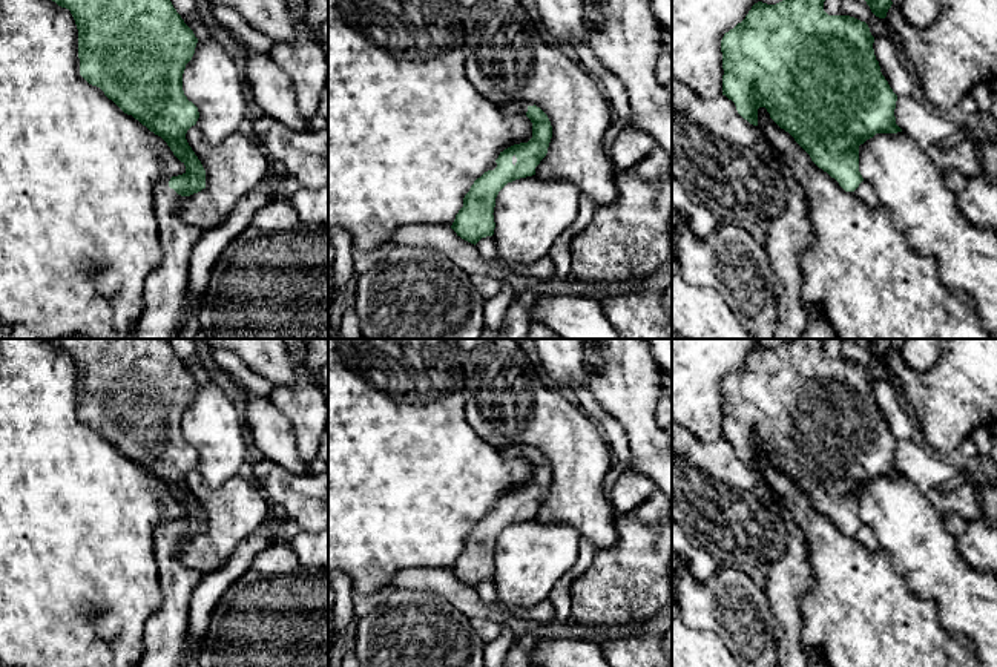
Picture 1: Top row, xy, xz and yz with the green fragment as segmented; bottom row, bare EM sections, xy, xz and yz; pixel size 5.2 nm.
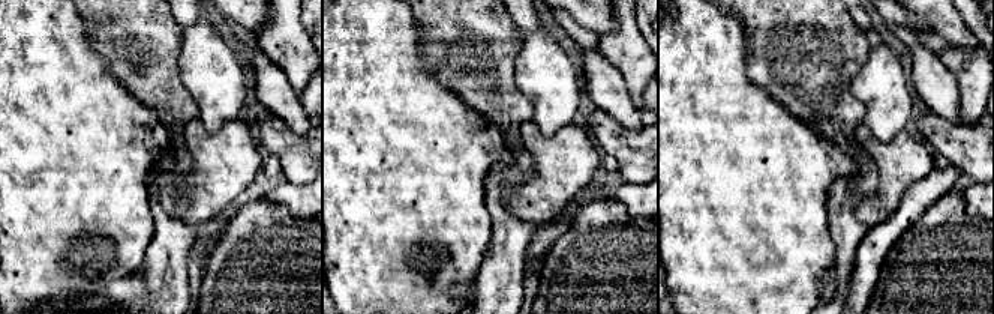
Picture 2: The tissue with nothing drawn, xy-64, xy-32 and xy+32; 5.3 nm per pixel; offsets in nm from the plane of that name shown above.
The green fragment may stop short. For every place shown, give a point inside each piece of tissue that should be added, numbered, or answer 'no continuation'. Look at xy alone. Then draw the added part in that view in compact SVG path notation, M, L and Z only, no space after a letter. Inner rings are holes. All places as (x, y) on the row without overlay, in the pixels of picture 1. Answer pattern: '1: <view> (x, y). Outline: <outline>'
1: xy (164, 640). Outline: M164 521L153 532L153 557L163 603L144 626L144 655L137 667L181 667L187 653L189 604L202 575L179 560L181 544Z

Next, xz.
1: xz (520, 451). Outline: M517 446L517 448L505 449L503 454L511 455L511 457L526 458L529 449L534 449L534 448L532 446Z

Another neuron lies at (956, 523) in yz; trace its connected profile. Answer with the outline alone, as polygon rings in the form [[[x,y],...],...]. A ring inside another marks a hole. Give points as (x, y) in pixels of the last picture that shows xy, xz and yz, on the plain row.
[[[957,512],[942,514],[942,520],[956,538],[959,538],[968,526],[968,521]]]

